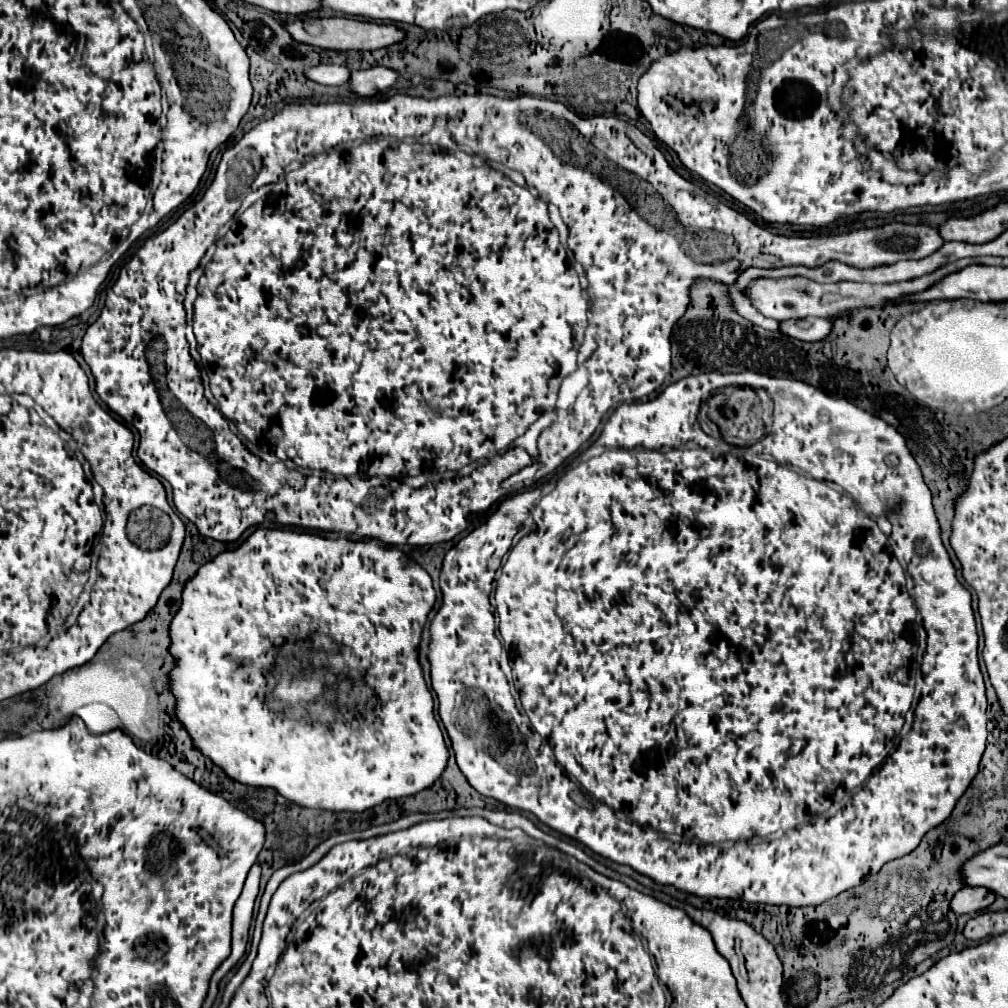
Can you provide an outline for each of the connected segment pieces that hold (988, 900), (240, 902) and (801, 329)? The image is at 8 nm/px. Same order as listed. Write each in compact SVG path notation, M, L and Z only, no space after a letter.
M966 886L960 892L956 892L950 906L956 914L970 914L970 912L980 912L980 910L988 908L994 900L996 900L996 894L990 892L988 888Z
M256 862L250 872L248 872L240 898L237 900L232 919L232 954L228 956L228 960L224 960L224 964L220 964L222 968L222 978L226 976L226 972L244 956L246 946L248 946L248 936L250 936L250 922L252 922L252 912L254 912L255 900L258 896L260 878L262 868Z
M804 318L804 320L784 320L782 332L800 338L804 342L818 342L824 340L832 332L832 320L820 320L820 318Z

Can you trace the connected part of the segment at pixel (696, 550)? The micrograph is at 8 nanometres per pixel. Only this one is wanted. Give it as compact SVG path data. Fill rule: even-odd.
M748 370L748 372L738 372L738 373L722 373L722 372L708 372L708 373L701 373L701 374L698 374L698 376L688 376L688 378L682 378L682 380L678 380L678 382L674 382L674 384L670 384L670 386L667 386L667 387L666 387L666 388L665 388L665 389L664 389L664 390L663 390L663 391L662 391L662 392L661 392L661 393L660 393L660 394L659 394L659 395L658 395L658 396L656 396L656 397L655 397L655 392L653 392L653 398L652 398L652 394L650 394L650 396L648 396L648 398L646 398L646 400L638 400L638 402L631 402L631 403L630 403L630 402L628 402L628 403L627 403L627 401L626 401L626 402L624 402L624 404L619 404L619 406L617 406L617 407L616 407L616 408L615 408L615 409L613 409L613 410L611 410L611 411L608 411L608 412L606 412L606 414L611 414L611 415L605 415L605 417L602 417L602 420L600 420L600 424L604 424L604 426L603 426L603 429L602 429L602 434L600 434L600 436L598 436L598 439L597 439L597 440L596 440L596 441L595 441L595 442L594 442L594 443L593 443L593 444L592 444L592 445L591 445L591 446L589 446L589 447L588 447L588 448L587 448L587 449L586 449L586 450L584 450L584 451L583 451L583 452L581 452L581 453L579 453L579 454L578 454L578 455L577 455L577 456L576 456L576 457L575 457L575 458L574 458L574 460L572 460L572 461L571 461L571 462L569 462L569 463L568 463L568 464L566 464L566 465L565 465L565 466L564 466L564 467L563 467L563 468L560 468L560 469L558 469L558 471L556 471L556 472L555 472L555 474L554 474L554 475L553 475L553 476L552 476L552 478L551 478L551 479L550 479L550 480L548 480L548 481L547 481L547 482L546 482L546 483L544 483L544 484L543 484L543 485L542 485L542 486L541 486L541 487L540 487L540 489L541 489L541 491L540 491L540 489L538 489L538 488L532 488L532 489L529 489L529 490L528 490L528 492L520 492L520 494L514 494L514 496L508 496L508 498L504 498L504 500L502 500L502 502L500 502L500 504L498 504L498 508L496 508L496 512L494 512L494 514L492 514L492 516L490 516L490 518L488 518L488 520L486 520L486 522L484 522L484 524L480 524L480 526L478 526L478 528L474 528L474 530L472 530L472 532L470 532L470 534L468 534L468 536L466 536L466 538L462 538L462 540L460 540L460 542L458 542L458 544L456 544L456 546L454 546L454 548L452 548L452 550L448 550L448 554L446 554L446 556L444 556L444 562L442 562L442 570L440 570L440 590L442 590L442 606L440 606L440 610L438 610L438 612L436 612L436 616L434 616L434 620L436 620L436 628L430 628L430 652L428 652L428 660L430 660L430 676L432 676L432 688L434 688L434 692L436 692L436 696L438 696L438 700L440 700L440 706L438 706L438 710L440 710L440 720L442 720L442 724L444 724L444 728L446 728L446 732L448 732L448 736L450 736L450 742L452 742L452 750L454 750L454 754L456 754L456 762L458 762L458 768L460 768L460 770L462 770L462 774L464 774L464 776L466 776L466 780L468 780L468 782L470 782L470 786L472 786L472 788L474 788L474 790L478 790L478 792L480 792L480 794L484 794L484 796L490 796L490 798L494 798L494 800L498 800L498 802L502 802L502 804L506 804L506 806L512 806L512 808L516 808L516 810L524 810L524 812L530 812L530 814L534 814L534 816L536 816L536 818L538 818L538 820L540 820L540 822L542 822L542 824L546 824L546 826L550 826L550 828L552 828L552 830L554 830L554 831L556 831L556 832L558 832L558 833L560 833L560 834L561 834L561 835L564 835L564 836L566 836L566 837L568 837L568 838L570 838L570 839L572 839L572 840L578 840L578 842L582 842L582 844L584 844L584 846L588 846L588 848L590 848L590 850L594 850L594 852L596 852L596 854L600 854L600 856L604 856L604 858L610 858L610 860L614 860L614 862L618 862L618 864L626 864L626 866L630 866L630 868L634 868L634 870L636 870L636 872L640 872L640 874L644 874L644 876L648 876L648 878L652 878L652 880L654 880L654 882L658 882L658 884L670 884L670 886L674 886L674 888L678 888L678 890L682 890L682 892L688 892L688 894L696 894L696 896L704 896L704 898L742 898L742 900L746 900L746 902L760 902L760 904L778 904L778 906L782 906L782 904L786 904L786 906L816 906L816 904L822 904L822 902L826 902L826 900L830 900L830 898L834 898L834 896L838 896L838 894L840 894L840 892L844 892L844 890L850 890L850 888L854 888L854 886L858 886L858 884L862 884L862 882L864 882L864 878L866 878L866 876L870 876L870 874L876 874L876 872L878 872L878 870L880 870L880 868L882 868L882 866L884 866L884 864L886 864L886 862L888 862L888 860L894 860L894 858L900 858L900 856L906 856L906 854L910 854L910 852L912 852L912 850L914 850L914 848L916 848L916 846L918 846L918 844L920 844L920 840L922 840L922 838L924 838L924 834L926 834L926 832L928 832L928 830L932 830L932 828L936 828L936 826L940 826L940 824L942 824L942 822L944 822L944 820L946 820L946 818L948 818L948 816L950 816L950 814L952 814L952 810L954 810L954 806L956 806L956 802L958 802L958 800L960 800L960 796L962 796L962 794L964 794L964 792L966 792L966 788L968 788L968 786L970 786L970 782L972 782L972 778L974 778L974 776L976 776L976 772L978 772L978 766L980 766L980 758L982 758L982 754L984 754L984 748L986 748L986 741L987 741L987 736L988 736L988 731L987 731L987 727L986 727L986 725L987 725L987 722L988 722L988 720L987 720L987 717L986 717L986 710L987 710L987 706L988 706L988 703L987 703L987 698L986 698L986 692L984 692L984 680L982 680L982 672L980 672L980 666L978 666L978 636L976 636L976 624L974 624L974 614L972 614L972 596L970 596L970 592L968 592L968 590L966 590L966 588L964 588L964 586L962 586L962 584L960 584L960 582L958 582L958 578L956 578L956 568L954 568L954 564L952 564L952 562L950 562L950 556L948 556L948 552L946 552L946 548L944 548L944 544L942 544L942 540L940 540L940 526L938 526L938 522L936 522L936 514L934 514L934 508L932 508L932 494L930 494L930 490L928 490L928 486L926 486L926 484L924 484L924 478L922 478L922 472L920 472L920 468L918 468L918 464L916 464L916 460L914 460L914 456L912 456L912 454L910 454L910 450L908 450L908 446L906 446L906 440L904 440L904 436L900 436L900 432L896 432L896 428L894 428L894 426L890 426L890 424L888 424L888 422L884 422L884 420L882 420L882 418L878 418L878 416L874 416L874 414L870 414L870 412L866 412L866 410L862 410L862 408L858 408L858 406L856 406L856 404L852 404L852 402L848 402L848 400L846 400L846 398L836 398L836 396L830 396L830 394L826 394L826 392L822 392L822 390L820 390L820 388L814 388L814 386L812 386L812 384L806 384L806 382L800 382L800 380L786 380L786 378L772 378L772 376L766 376L766 374L758 374L758 372L750 372L750 370ZM726 386L750 386L750 388L762 388L762 390L766 390L766 392L768 392L768 394L769 394L769 395L770 395L770 397L771 397L771 399L772 399L772 401L773 401L773 404L774 404L774 410L773 410L773 423L772 423L772 427L773 427L773 430L772 430L772 431L771 431L771 432L769 432L769 434L767 434L767 435L766 435L766 438L762 438L762 440L760 440L760 442L758 442L758 444L754 444L754 446L746 446L746 448L736 448L736 446L728 446L728 445L727 445L727 443L726 443L726 442L725 442L725 441L724 441L724 440L723 440L723 439L718 439L718 438L715 438L715 437L712 437L712 436L708 436L708 434L704 434L704 432L702 432L702 428L700 428L700 424L698 424L698 410L700 410L700 402L702 402L702 398L704 398L704 396L708 396L708 394L710 394L710 392L714 392L714 390L718 390L718 388L726 388ZM714 458L720 458L720 460L724 460L724 462L726 462L726 478L724 478L724 480L726 480L726 482L688 482L688 480L704 480L704 478L708 478L708 480L712 480L712 478L718 478L718 462L714 462ZM882 532L892 532L892 533L891 533L891 536L890 536L890 540L892 540L892 548L890 548L890 544L888 544L888 538L886 538L886 536L884 536L884 534L882 534ZM916 608L917 608L917 612L918 612L918 616L919 616L919 617L920 617L920 620L921 620L921 625L922 625L922 627L923 627L923 628L924 628L924 630L926 630L926 634L928 634L928 648L926 648L926 654L924 654L924 660L922 660L922 676L924 676L924 686L922 686L922 696L920 696L920 702L918 702L918 706L916 706L916 722L914 722L914 726L912 726L912 730L910 730L910 734L908 734L908 736L906 736L906 738L904 738L904 740L902 740L902 742L900 742L900 744L898 744L898 736L900 736L900 730L902 730L902 726L904 726L904 718L906 718L906 712L908 712L908 710L910 710L910 706L912 706L912 698L914 698L914 678L912 678L912 672L914 672L914 666L916 666L916 660L914 660L914 656L916 656L916 638L918 638L918 636L916 636L916 634L918 634L918 624L916 624ZM504 657L510 657L510 658L509 658L509 659L510 659L510 666L512 666L512 674L513 674L513 675L512 675L512 676L513 676L513 679L512 679L512 680L516 680L516 681L514 681L514 682L513 682L513 681L512 681L512 680L510 680L510 681L511 681L511 682L509 682L509 680L508 680L508 679L507 679L507 678L506 678L506 676L505 676L505 674L504 674L504 673L503 673L503 671L502 671L502 668L496 668L496 664L500 664L500 660L504 660ZM464 688L480 688L480 690L482 690L482 692L484 692L484 694L480 694L480 692L468 692L468 698L466 698L466 708L464 708L464 714L460 714L460 724L462 724L462 728L464 728L464 732L466 732L466 734L468 734L468 736L470 736L470 738L472 738L472 740L470 740L470 738L468 738L468 736L466 736L466 734L462 734L462 730L458 730L458 728L456 728L456 722L454 722L454 716L452 716L452 712L454 712L454 708L456 708L456 698L458 698L458 694L460 694L460 692L462 692L462 690L464 690ZM896 744L898 744L898 748L896 748L896 752L894 752L894 754L892 754L892 756L890 756L890 758L888 758L888 760L886 760L886 762L884 762L884 758L886 758L886 756L888 756L888 754L890 754L890 750L892 750L892 748L894 748L894 746L896 746ZM578 790L580 790L580 792L582 792L582 796L584 796L584 800L586 800L586 802L588 802L588 804L590 804L590 808L588 808L588 806L582 806L582 804L578 804L578 802L576 802L576 800L574 800L574 798L572 798L572 794L574 794L574 792L578 792Z

